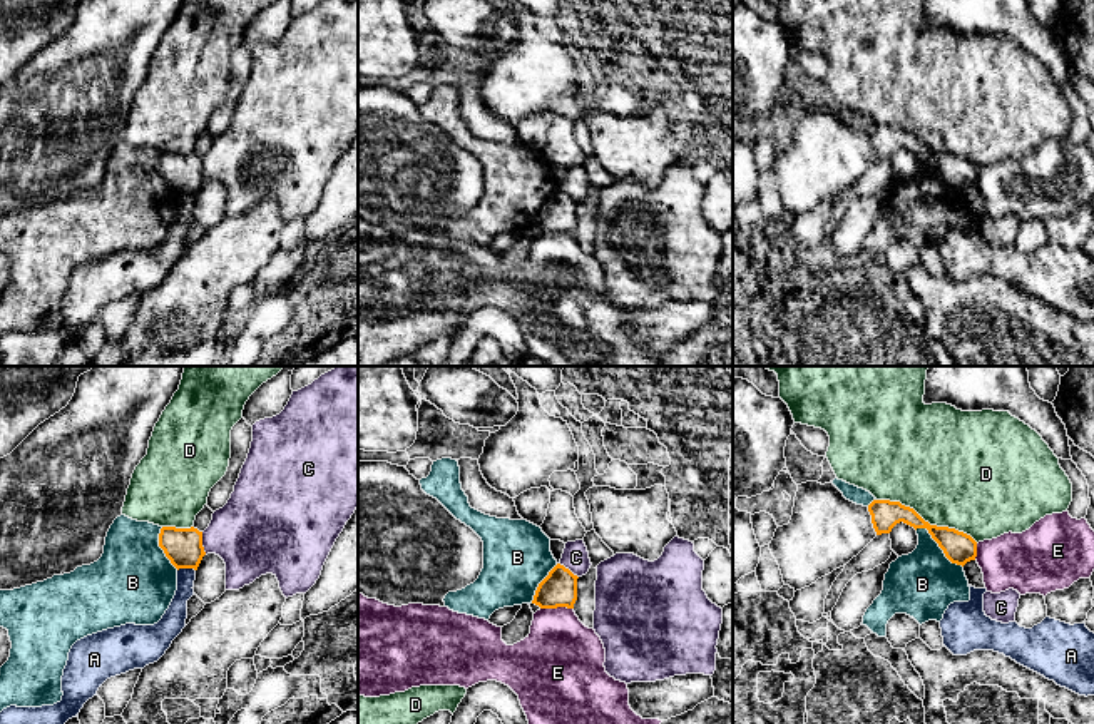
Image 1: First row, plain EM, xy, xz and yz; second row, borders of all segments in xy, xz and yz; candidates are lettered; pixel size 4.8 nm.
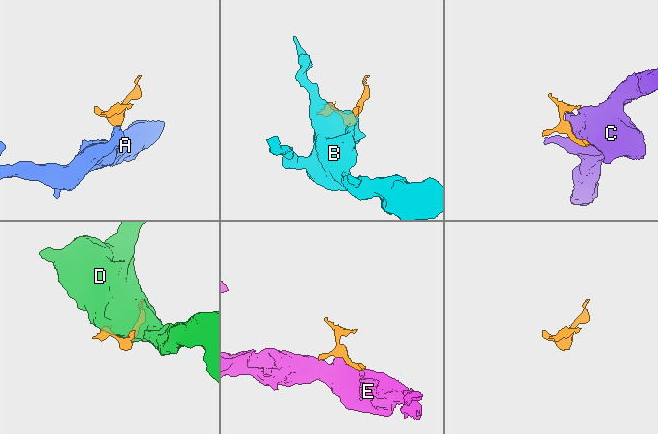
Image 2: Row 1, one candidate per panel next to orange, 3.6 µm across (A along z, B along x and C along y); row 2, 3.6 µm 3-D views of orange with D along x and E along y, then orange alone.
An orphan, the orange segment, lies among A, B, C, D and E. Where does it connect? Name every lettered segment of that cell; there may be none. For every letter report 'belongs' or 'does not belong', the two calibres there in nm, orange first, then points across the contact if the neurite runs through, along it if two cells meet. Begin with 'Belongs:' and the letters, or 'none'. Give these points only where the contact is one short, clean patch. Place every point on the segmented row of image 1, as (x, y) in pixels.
Belongs: none
A: does not belong | 180/110 nm | along xy (194, 569), (178, 571)
B: does not belong | 150/320 nm
C: does not belong | 180/380 nm
D: does not belong | 150/480 nm
E: does not belong | 180/400 nm

